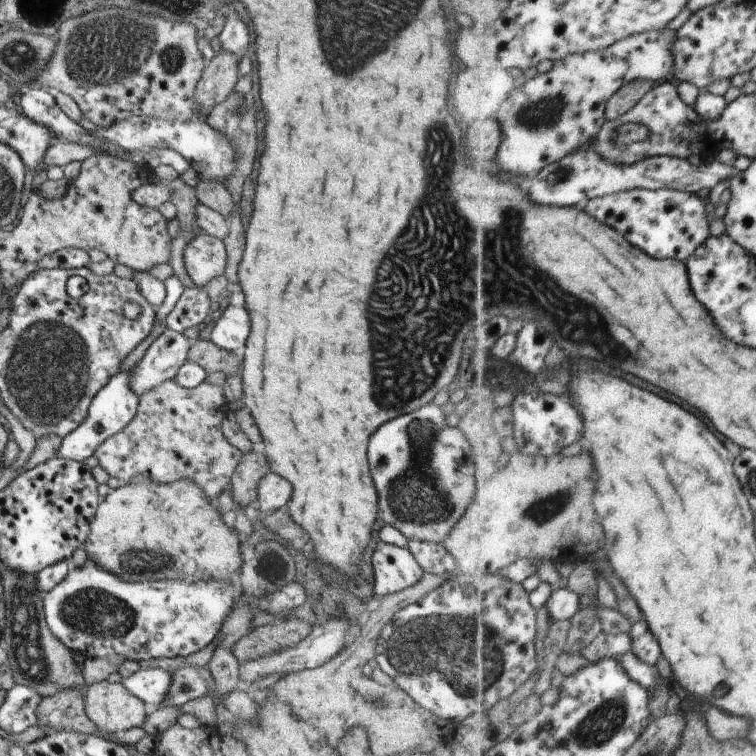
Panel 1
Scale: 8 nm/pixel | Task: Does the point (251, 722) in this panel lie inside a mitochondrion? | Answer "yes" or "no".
no

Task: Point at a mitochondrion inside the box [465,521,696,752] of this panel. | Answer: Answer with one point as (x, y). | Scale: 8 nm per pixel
(604, 721)

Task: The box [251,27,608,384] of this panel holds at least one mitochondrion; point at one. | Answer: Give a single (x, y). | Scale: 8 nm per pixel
(543, 115)

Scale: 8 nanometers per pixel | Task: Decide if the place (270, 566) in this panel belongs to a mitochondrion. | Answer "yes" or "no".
yes

